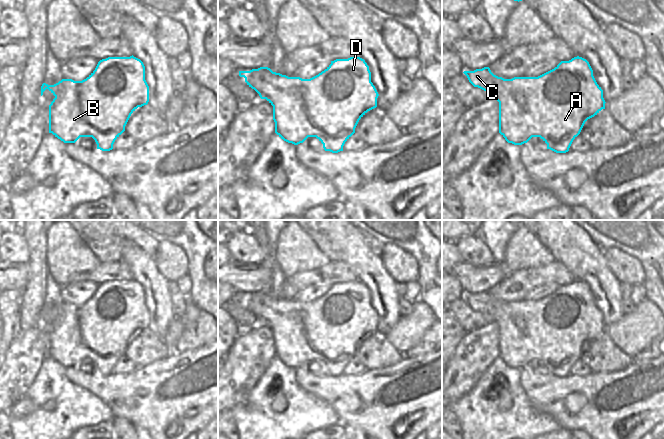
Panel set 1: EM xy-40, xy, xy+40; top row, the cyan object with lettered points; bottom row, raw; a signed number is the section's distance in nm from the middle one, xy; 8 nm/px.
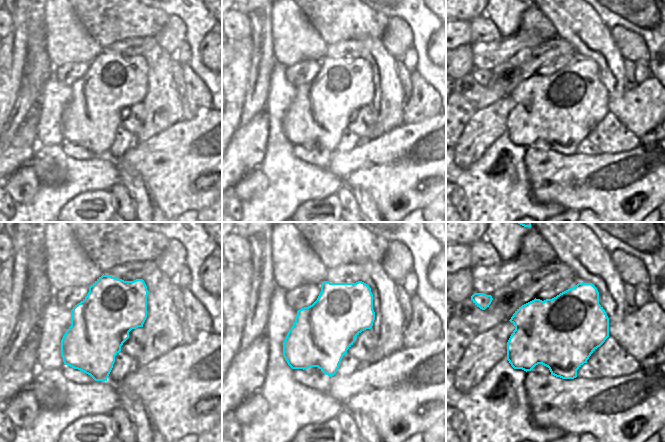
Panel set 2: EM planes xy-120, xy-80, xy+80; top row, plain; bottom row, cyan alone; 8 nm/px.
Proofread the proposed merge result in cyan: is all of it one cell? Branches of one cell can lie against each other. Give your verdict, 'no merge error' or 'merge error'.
no merge error

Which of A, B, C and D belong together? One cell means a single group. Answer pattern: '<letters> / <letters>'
A B C D

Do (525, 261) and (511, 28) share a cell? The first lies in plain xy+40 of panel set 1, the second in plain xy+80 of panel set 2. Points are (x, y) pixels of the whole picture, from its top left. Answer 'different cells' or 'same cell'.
different cells

